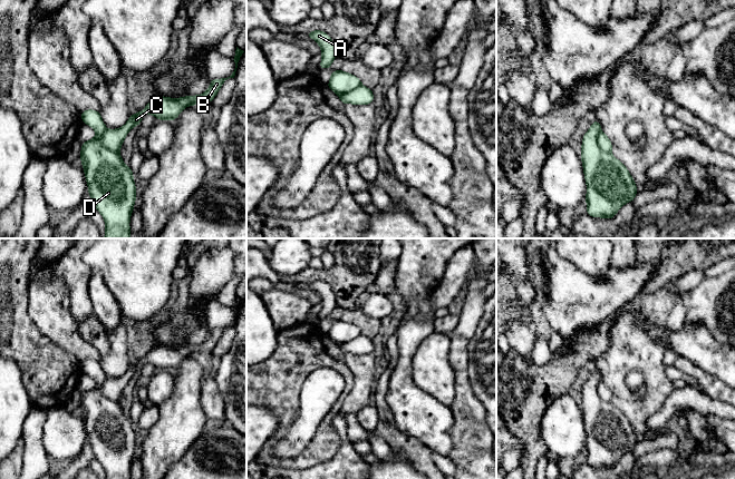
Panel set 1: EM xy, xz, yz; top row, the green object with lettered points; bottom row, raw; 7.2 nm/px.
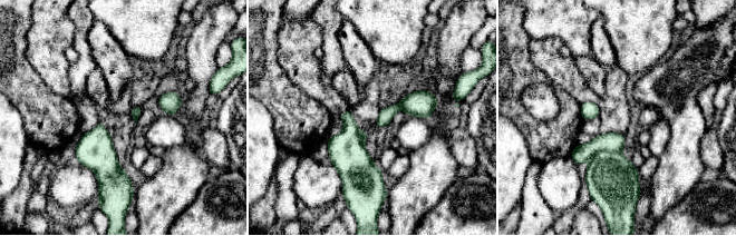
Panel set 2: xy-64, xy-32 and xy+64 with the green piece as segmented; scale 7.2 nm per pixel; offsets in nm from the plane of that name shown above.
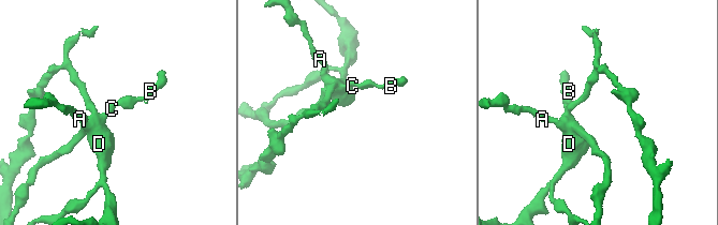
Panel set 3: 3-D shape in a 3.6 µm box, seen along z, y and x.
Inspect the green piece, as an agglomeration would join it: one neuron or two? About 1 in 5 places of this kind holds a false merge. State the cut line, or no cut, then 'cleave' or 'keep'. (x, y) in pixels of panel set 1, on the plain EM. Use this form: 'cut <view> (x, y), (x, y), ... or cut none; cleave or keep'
cut none; keep

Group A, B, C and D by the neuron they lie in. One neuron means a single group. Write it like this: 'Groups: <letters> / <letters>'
Groups: A B C D

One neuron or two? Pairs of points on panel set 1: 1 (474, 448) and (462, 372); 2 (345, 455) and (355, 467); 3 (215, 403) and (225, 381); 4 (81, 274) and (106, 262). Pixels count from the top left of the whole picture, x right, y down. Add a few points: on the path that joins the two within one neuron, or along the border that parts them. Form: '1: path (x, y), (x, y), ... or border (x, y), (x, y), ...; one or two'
1: path (470, 429), (470, 414), (465, 407), (463, 391); one
2: path (346, 458), (351, 463); one
3: border (213, 379), (224, 404), (225, 418); two
4: border (85, 250), (83, 260), (93, 270); two

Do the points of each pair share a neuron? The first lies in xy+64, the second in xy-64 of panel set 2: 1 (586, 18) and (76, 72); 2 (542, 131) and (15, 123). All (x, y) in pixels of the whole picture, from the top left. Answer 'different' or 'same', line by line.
1: same
2: different

